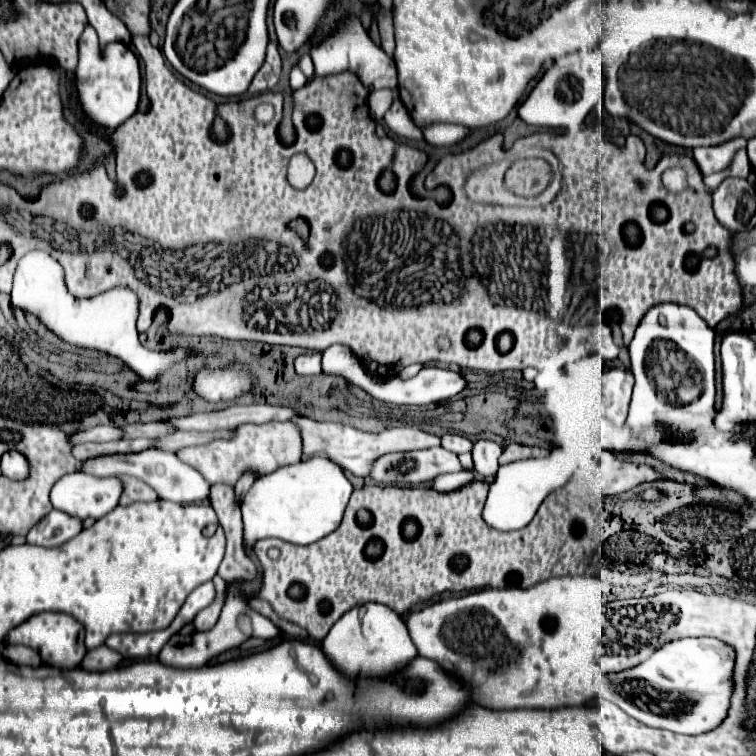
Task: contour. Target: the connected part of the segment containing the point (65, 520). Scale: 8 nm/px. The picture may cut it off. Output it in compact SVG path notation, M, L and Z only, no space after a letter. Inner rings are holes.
M50 511L26 535L26 543L40 547L56 547L76 537L82 531L82 521L62 511Z

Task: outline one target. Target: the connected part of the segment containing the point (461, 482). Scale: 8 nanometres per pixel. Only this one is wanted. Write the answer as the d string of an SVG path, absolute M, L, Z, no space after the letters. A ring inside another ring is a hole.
M462 471L462 473L442 473L442 477L436 477L432 483L432 489L438 493L450 493L456 491L458 487L468 485L470 481L474 481L474 473L470 471Z

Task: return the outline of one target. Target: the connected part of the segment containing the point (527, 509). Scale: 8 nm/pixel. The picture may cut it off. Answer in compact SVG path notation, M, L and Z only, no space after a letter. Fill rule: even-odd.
M552 449L552 453L544 459L522 459L502 465L488 489L488 497L482 509L484 523L498 531L516 531L526 527L536 515L540 503L546 499L546 495L558 487L564 487L574 471L574 459L570 455L564 455L562 449Z

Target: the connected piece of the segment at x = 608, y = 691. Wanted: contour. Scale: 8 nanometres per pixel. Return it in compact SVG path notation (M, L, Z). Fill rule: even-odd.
M686 637L666 643L634 669L602 677L598 697L616 703L644 725L680 735L698 735L714 731L728 717L732 691L734 649L712 637Z

